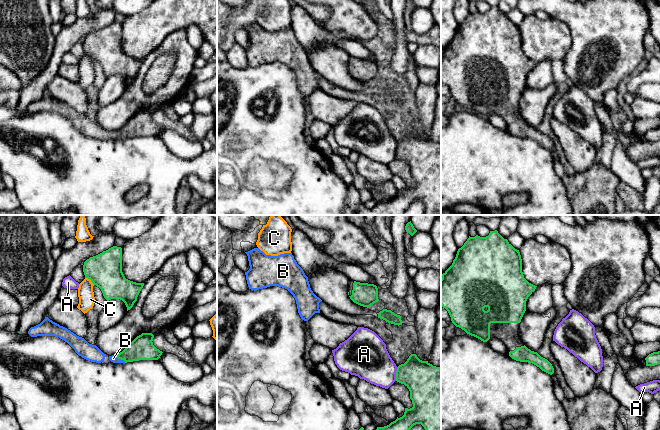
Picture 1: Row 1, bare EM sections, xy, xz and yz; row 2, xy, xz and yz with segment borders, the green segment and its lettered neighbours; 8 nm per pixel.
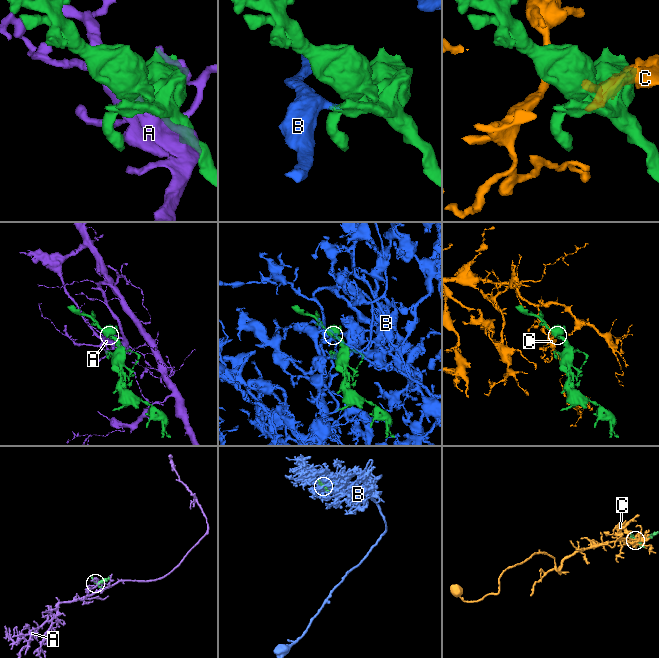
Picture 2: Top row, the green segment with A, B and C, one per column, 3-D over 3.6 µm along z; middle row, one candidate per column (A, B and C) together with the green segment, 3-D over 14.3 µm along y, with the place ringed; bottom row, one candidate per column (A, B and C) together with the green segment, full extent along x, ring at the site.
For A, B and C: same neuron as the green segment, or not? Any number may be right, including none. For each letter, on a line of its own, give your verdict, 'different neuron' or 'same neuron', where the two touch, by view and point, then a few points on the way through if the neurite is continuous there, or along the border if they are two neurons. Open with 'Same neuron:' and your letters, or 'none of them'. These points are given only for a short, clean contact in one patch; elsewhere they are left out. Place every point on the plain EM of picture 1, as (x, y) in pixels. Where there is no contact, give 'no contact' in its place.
Same neuron: B
A: different neuron | xz (396, 150)
B: same neuron | xy (120, 134) | across xy (141, 124), (120, 134), (113, 134)
C: different neuron | xy (90, 55) | along xy (85, 53), (94, 60)

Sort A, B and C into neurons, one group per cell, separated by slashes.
A / B / C

